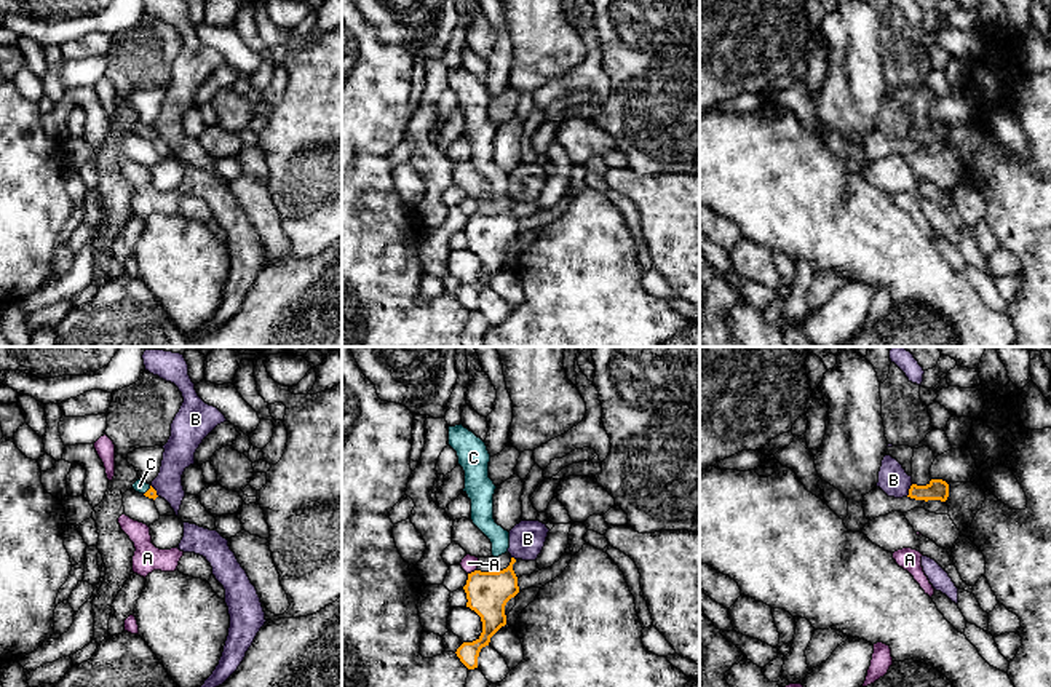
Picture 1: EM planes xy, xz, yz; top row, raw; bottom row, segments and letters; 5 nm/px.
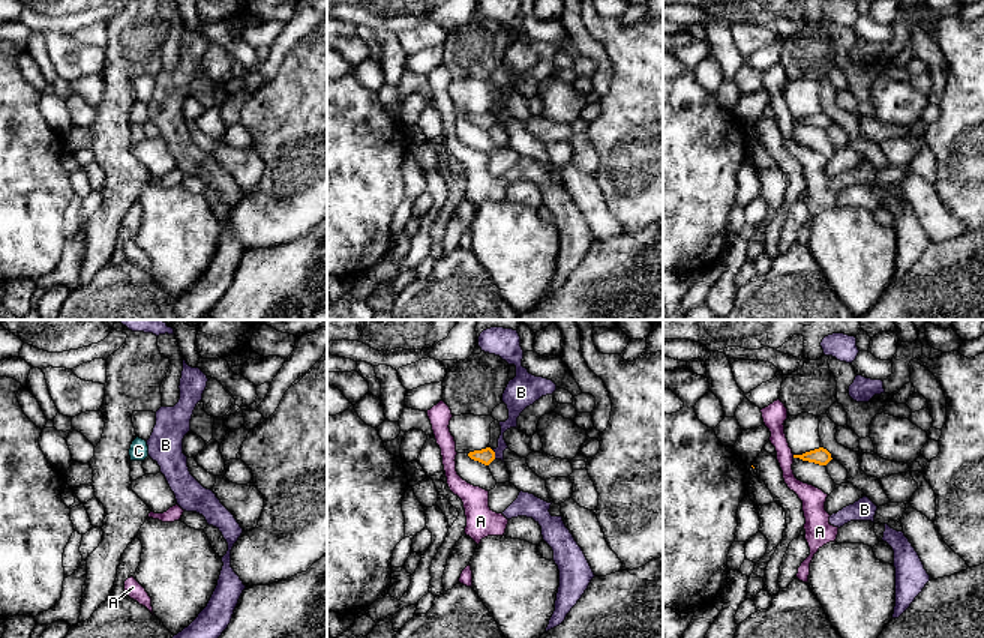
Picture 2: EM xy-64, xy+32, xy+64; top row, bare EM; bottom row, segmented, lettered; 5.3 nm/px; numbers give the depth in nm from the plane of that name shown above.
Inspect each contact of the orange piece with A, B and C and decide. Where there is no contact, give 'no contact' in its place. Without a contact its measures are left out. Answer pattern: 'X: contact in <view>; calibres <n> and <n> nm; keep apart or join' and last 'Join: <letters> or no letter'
A: contact in xz; calibres 220 and 80 nm; keep apart
B: contact in yz; calibres 110 and 150 nm; keep apart
C: contact in xy; calibres 50 and 70 nm; join
Join: C

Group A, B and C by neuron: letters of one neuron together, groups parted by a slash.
A / B / C

